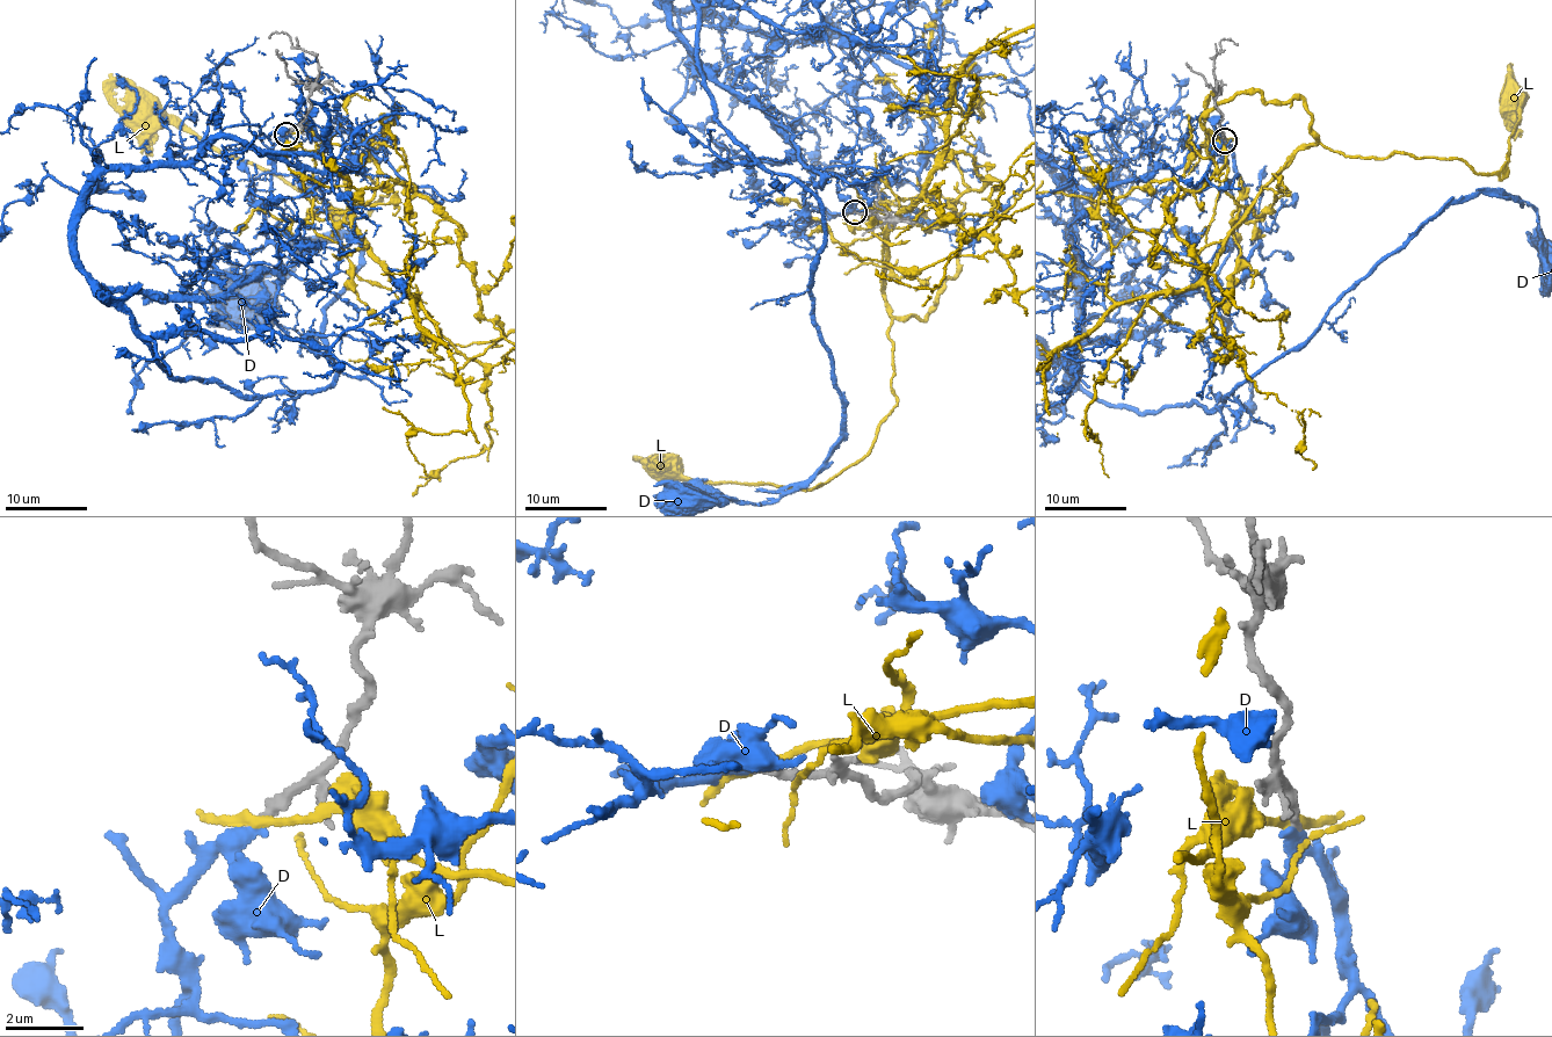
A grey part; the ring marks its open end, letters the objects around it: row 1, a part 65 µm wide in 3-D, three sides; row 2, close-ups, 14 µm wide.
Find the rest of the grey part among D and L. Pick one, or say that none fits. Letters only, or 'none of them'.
D

